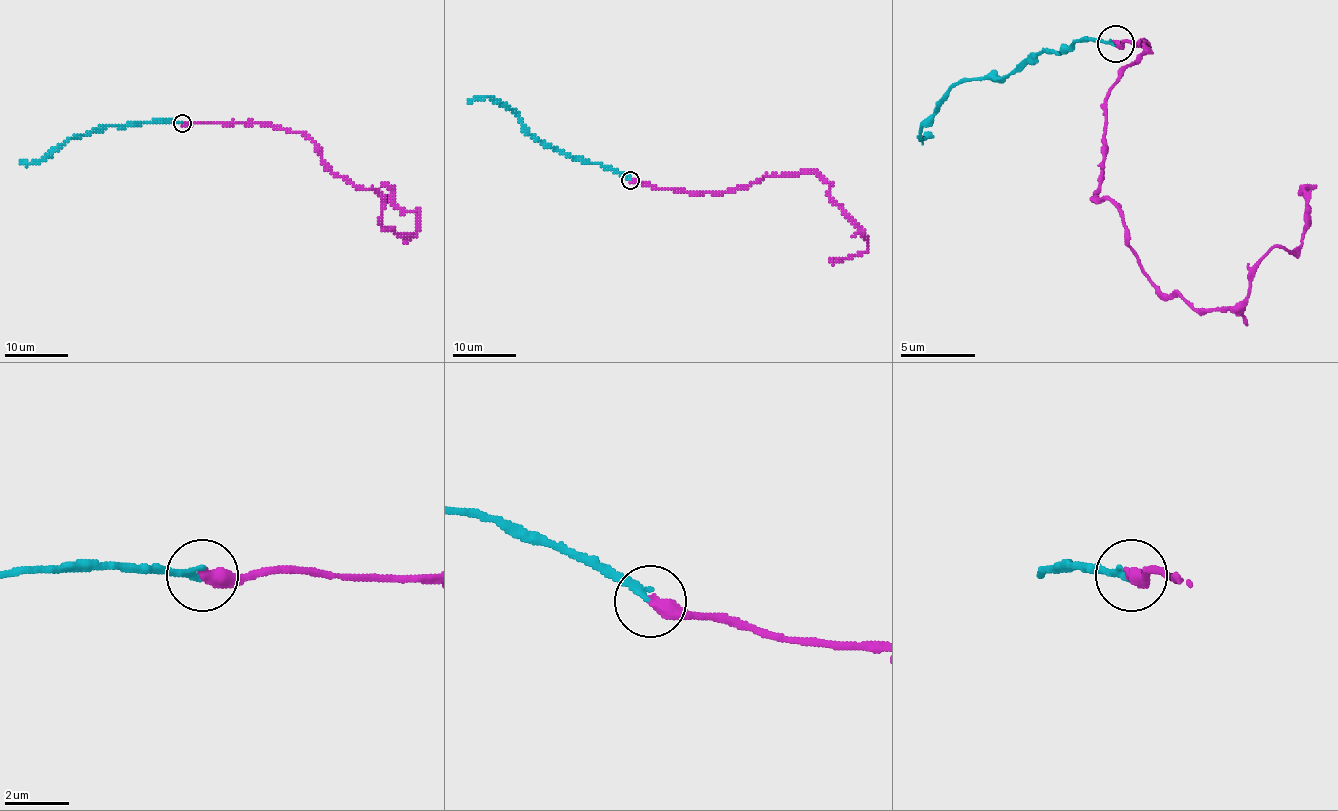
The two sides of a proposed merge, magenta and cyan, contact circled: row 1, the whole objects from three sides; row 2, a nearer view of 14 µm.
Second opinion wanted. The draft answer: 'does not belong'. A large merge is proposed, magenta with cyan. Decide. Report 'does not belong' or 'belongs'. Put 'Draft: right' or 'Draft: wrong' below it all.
belongs
Draft: wrong

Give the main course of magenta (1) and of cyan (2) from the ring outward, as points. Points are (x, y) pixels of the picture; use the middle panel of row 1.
1: (630, 180), (718, 192), (762, 177), (811, 172), (830, 184), (829, 197), (865, 235), (867, 249), (833, 265)
2: (630, 180), (599, 164), (573, 159), (545, 146), (509, 107), (499, 105), (488, 97), (474, 99), (469, 104)

